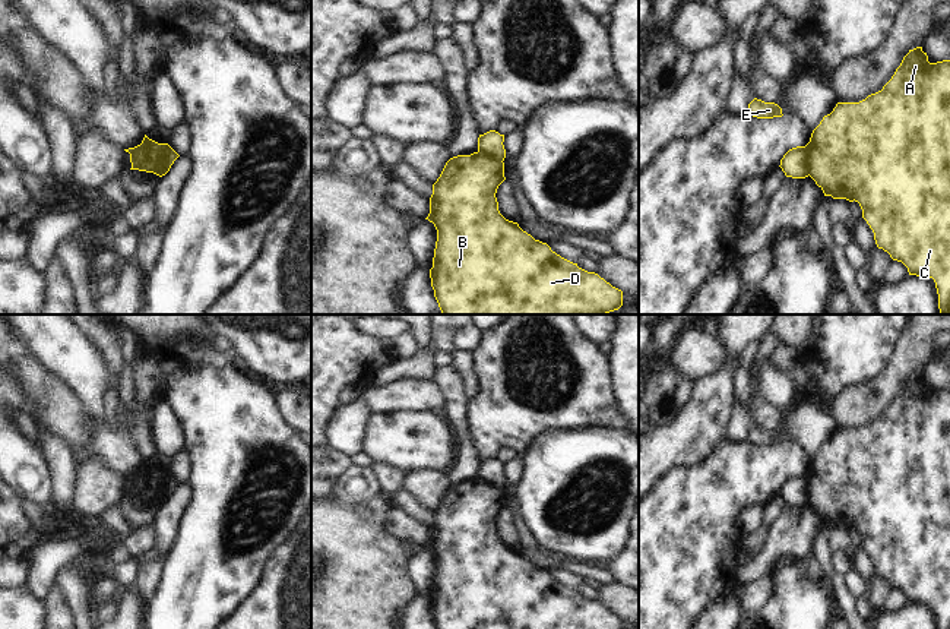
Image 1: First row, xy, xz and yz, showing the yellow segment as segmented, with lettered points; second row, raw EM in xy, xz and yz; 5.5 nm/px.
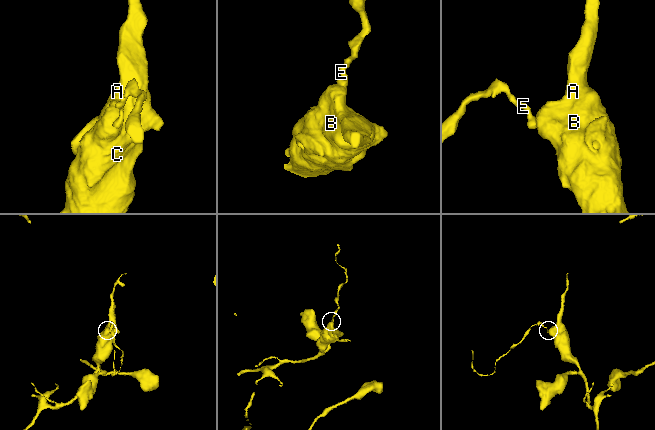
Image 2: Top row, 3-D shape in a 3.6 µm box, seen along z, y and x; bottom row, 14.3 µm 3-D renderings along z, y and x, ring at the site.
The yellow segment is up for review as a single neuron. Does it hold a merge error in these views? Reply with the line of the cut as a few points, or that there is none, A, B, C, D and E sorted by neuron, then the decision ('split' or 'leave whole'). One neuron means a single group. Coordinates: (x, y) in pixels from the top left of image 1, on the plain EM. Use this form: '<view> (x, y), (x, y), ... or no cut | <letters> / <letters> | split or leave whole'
xy (167, 471), (158, 487), (157, 502) | A B C D / E | split

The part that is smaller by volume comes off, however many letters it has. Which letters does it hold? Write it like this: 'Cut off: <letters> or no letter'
Cut off: E

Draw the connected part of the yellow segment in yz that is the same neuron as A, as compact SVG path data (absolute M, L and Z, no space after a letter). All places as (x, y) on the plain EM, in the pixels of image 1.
M922 374L909 377L881 418L868 423L859 430L837 430L833 439L824 443L813 458L805 477L810 487L810 505L823 518L824 524L858 530L862 537L862 546L874 560L877 575L887 579L893 588L902 590L909 603L932 606L938 629L950 629L950 388L930 391Z

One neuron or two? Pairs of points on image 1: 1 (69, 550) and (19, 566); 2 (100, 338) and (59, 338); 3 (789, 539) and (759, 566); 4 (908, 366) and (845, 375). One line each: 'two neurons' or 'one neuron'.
1: two neurons
2: two neurons
3: one neuron
4: two neurons

